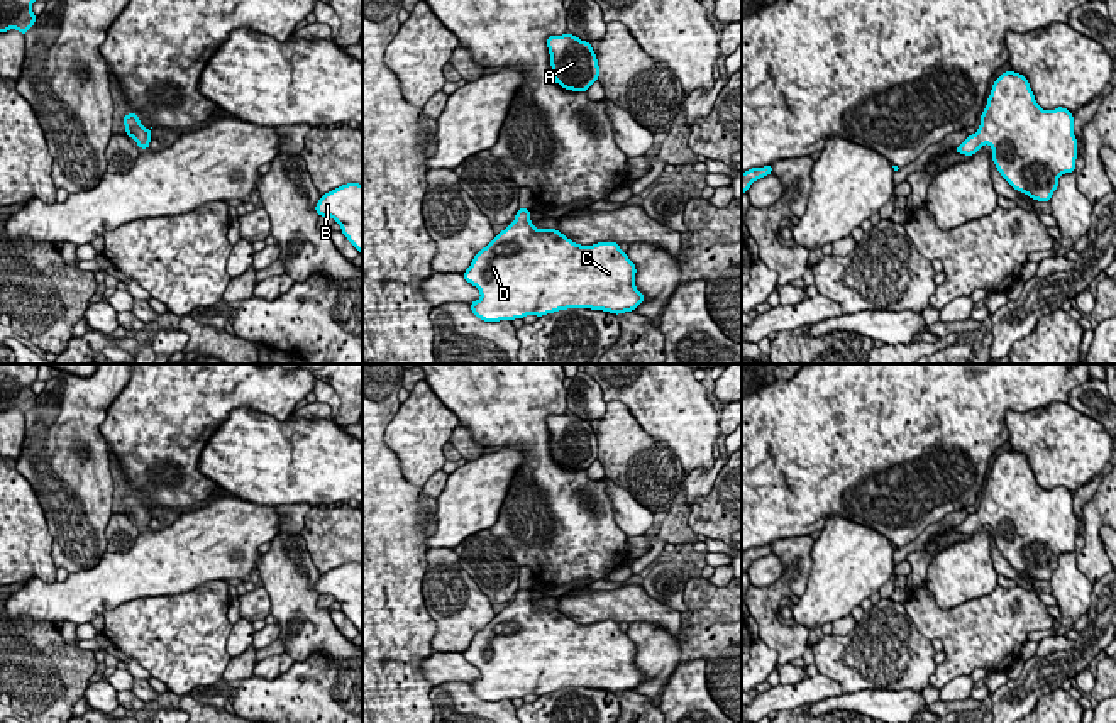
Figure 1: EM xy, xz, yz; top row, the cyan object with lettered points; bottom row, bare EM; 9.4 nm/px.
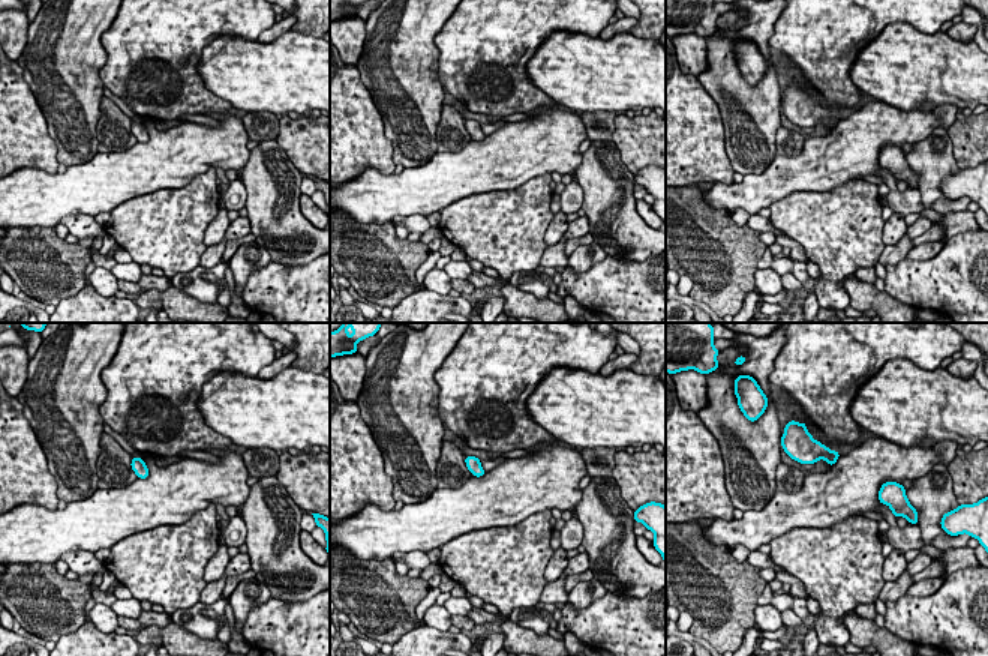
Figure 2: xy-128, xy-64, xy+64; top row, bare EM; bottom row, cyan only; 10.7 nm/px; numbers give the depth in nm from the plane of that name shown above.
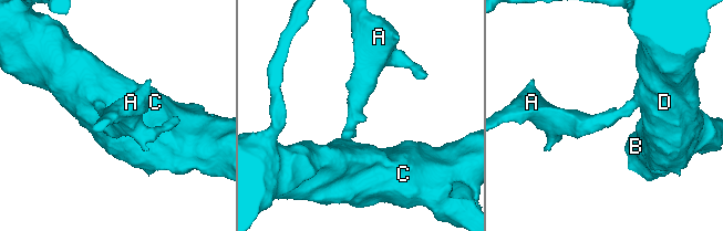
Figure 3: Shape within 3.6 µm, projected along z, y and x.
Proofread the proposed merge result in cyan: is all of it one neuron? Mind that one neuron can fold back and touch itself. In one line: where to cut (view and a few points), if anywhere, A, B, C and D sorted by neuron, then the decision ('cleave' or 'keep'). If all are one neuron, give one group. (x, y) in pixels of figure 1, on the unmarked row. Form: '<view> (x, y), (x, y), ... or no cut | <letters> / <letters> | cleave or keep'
no cut | A B C D | keep

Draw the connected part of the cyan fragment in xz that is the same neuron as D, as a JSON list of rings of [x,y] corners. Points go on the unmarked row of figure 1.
[[[518,588],[515,599],[484,625],[462,652],[481,677],[469,682],[484,701],[544,696],[567,687],[603,689],[615,694],[633,691],[645,676],[635,665],[635,643],[618,621],[581,625],[557,608],[537,608],[528,588]]]

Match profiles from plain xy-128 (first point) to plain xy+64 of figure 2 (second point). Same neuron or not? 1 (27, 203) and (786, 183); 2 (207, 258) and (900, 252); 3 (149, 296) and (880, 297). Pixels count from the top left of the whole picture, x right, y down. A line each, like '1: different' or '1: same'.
1: same
2: same
3: same

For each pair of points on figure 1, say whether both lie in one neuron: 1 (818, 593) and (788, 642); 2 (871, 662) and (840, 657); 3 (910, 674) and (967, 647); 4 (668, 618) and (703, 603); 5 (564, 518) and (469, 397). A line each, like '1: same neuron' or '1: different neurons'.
1: different neurons
2: same neuron
3: different neurons
4: different neurons
5: same neuron

